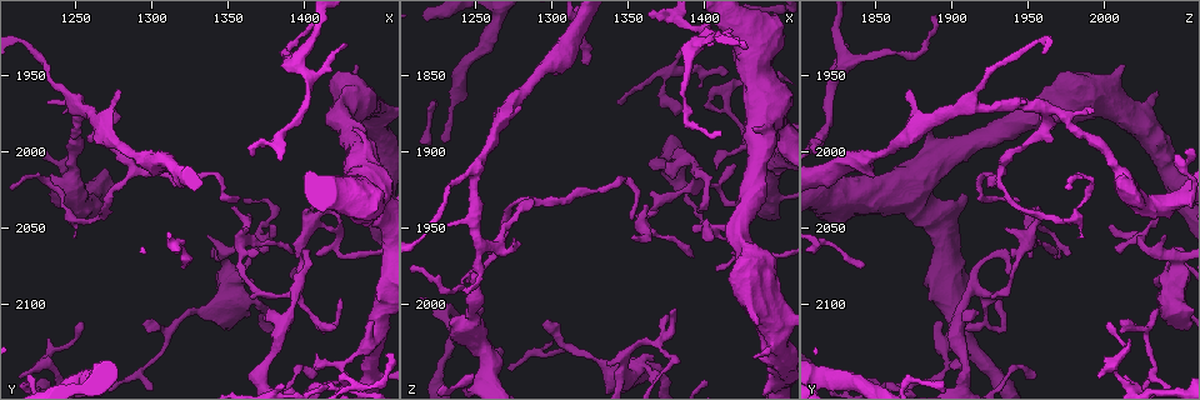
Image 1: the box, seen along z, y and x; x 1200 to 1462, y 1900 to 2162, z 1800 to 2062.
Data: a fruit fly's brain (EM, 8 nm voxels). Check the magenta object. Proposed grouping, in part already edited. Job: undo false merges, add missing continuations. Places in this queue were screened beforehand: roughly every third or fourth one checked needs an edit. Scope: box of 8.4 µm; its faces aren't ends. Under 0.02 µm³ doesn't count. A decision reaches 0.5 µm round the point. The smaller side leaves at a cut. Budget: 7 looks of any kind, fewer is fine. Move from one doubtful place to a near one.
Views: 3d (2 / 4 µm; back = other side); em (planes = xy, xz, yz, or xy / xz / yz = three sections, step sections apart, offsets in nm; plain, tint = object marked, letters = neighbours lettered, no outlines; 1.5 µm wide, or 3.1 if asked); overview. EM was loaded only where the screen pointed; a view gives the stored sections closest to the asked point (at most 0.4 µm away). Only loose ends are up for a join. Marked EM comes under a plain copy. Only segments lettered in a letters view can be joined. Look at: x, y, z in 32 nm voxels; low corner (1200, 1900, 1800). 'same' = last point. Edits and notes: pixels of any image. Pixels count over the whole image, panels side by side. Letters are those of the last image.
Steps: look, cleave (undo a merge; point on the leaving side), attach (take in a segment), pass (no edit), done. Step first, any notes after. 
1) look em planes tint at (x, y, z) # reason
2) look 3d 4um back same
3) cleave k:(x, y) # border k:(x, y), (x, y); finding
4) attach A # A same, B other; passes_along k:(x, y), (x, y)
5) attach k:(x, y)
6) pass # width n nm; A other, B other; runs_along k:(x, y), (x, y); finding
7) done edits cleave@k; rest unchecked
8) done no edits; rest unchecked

look 3d 4um at (1426, 2138, 1896) # calibre changes

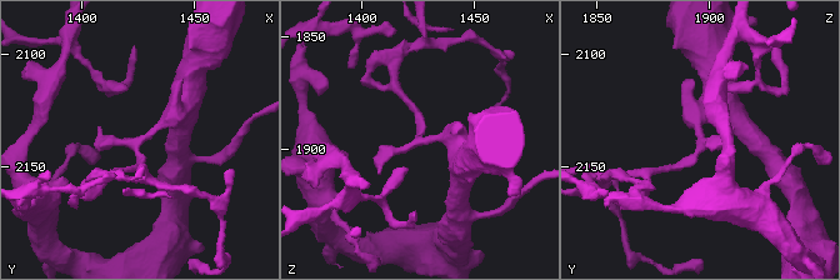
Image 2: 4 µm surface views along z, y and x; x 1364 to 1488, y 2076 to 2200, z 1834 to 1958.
look em xz step 8 tint at (1428, 2137, 1896) # shape alone is not enough

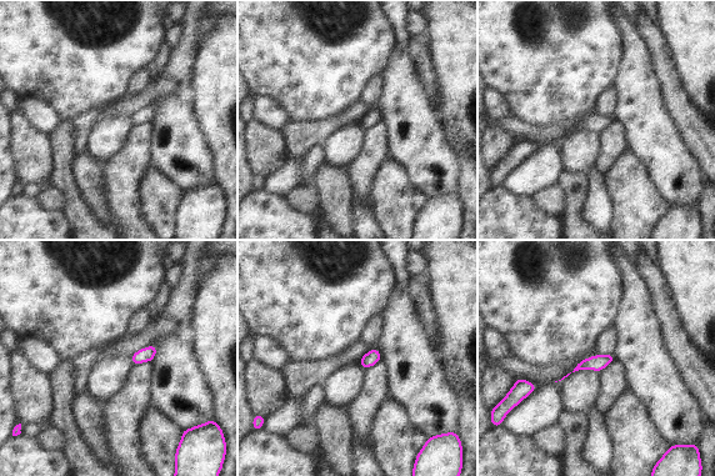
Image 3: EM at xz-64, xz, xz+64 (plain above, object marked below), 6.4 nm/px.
look em planes letters same # cut it another way

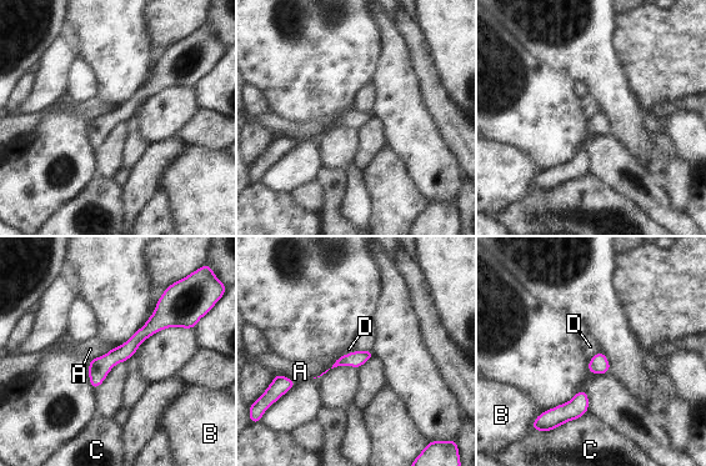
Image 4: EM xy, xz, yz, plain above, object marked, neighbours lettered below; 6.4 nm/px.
pass # width 110 nm; A other, B other, C other, D other; border 4:(354, 350), (339, 356); continuous, no second neuron

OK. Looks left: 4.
look 3d 4um at (1296, 2112, 2010) # tapers out

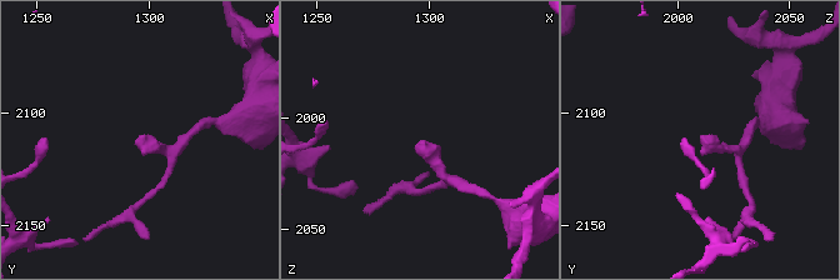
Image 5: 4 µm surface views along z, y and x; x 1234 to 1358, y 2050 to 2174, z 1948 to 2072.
look em planes letters at (1296, 2110, 2012)

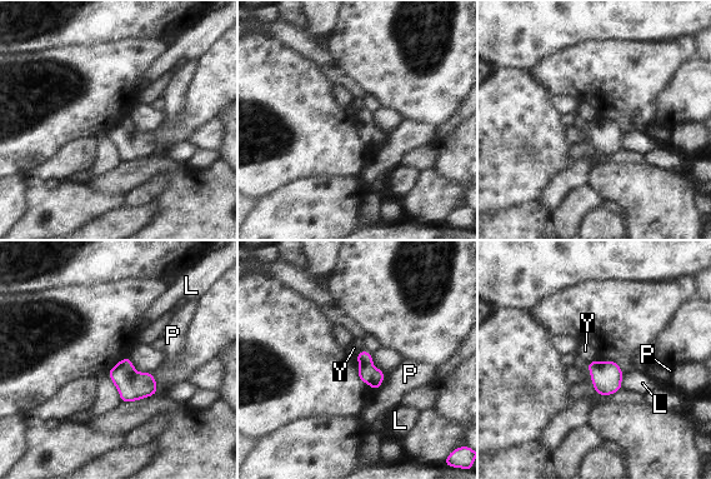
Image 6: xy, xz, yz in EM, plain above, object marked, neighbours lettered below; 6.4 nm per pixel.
pass # L other, P other, Y other; no lettered segment goes on from it

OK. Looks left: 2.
look em planes letters at (1352, 2036, 1956) # branch stops here

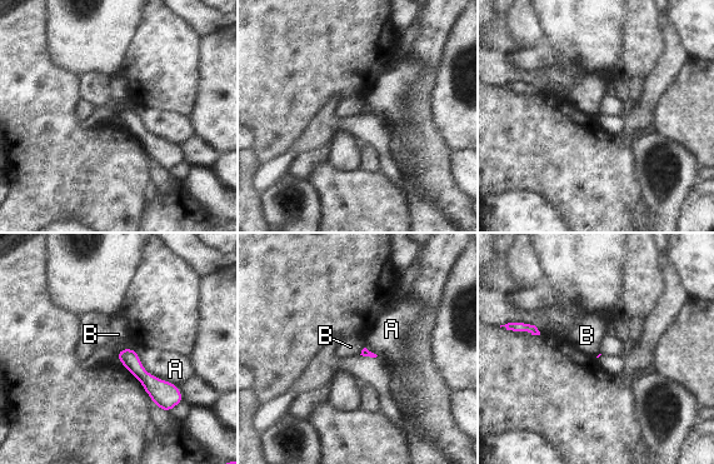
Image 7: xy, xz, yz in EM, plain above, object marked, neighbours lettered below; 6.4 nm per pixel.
pass # A other, B other; runs_along 7:(120, 355), (155, 388), (175, 400); none of them fits

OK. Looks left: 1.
done no edits; rest unchecked

